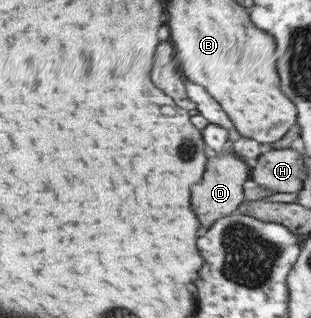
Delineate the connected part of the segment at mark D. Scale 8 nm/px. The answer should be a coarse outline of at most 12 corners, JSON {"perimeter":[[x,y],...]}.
{"perimeter":[[206,157],[191,209],[207,229],[241,205],[247,165]]}

